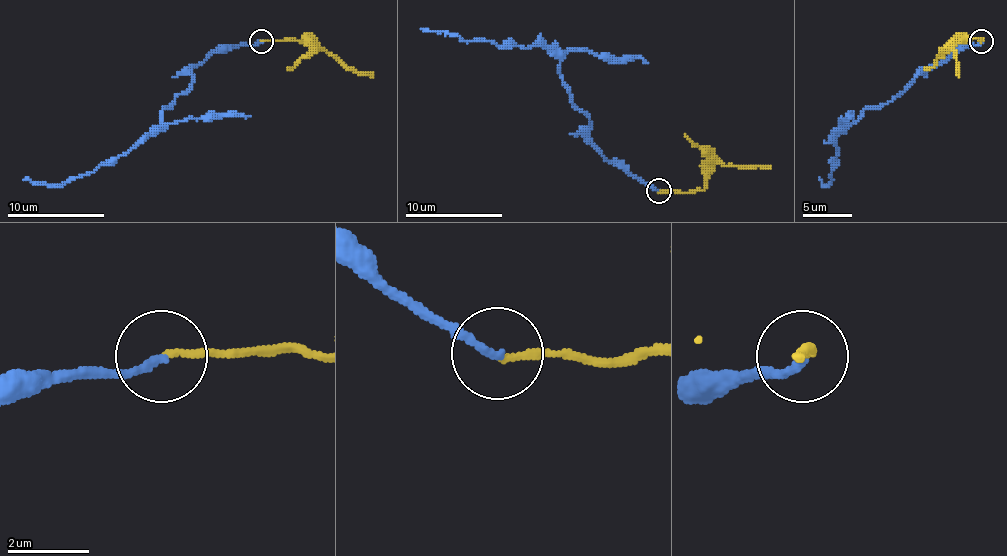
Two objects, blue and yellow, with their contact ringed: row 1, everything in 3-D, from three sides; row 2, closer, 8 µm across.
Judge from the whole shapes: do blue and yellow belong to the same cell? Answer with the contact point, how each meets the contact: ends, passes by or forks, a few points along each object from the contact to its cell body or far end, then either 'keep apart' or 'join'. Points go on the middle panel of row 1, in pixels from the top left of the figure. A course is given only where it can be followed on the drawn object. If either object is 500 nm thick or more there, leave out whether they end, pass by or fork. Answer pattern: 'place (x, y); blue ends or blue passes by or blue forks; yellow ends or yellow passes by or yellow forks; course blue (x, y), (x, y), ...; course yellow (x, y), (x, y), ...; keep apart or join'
place (658, 191); blue ends; yellow ends; course blue (658, 190), (611, 163), (592, 141), (589, 119), (572, 102), (560, 60), (543, 46), (499, 46), (421, 29); course yellow (660, 190), (702, 190), (704, 175), (721, 163), (770, 168); keep apart

